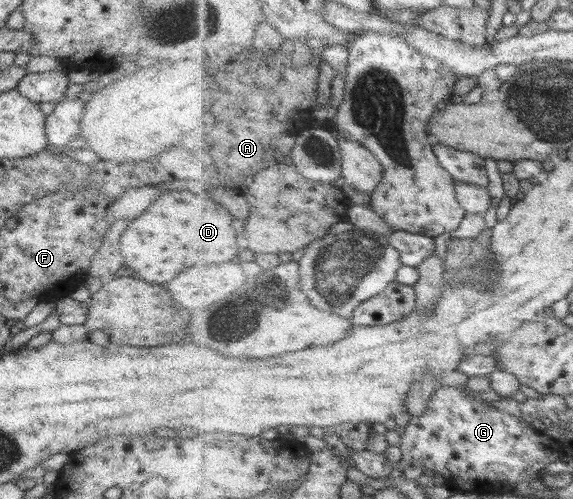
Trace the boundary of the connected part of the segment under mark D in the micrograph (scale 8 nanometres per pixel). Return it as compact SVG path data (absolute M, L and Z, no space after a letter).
M172 191L160 195L138 219L124 231L120 243L126 251L126 263L144 279L164 283L192 265L228 263L238 257L238 231L232 225L232 213L218 201L190 191Z

